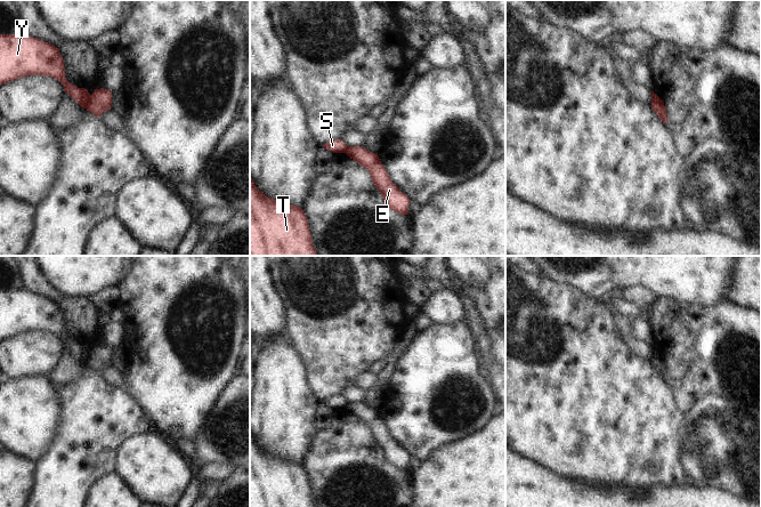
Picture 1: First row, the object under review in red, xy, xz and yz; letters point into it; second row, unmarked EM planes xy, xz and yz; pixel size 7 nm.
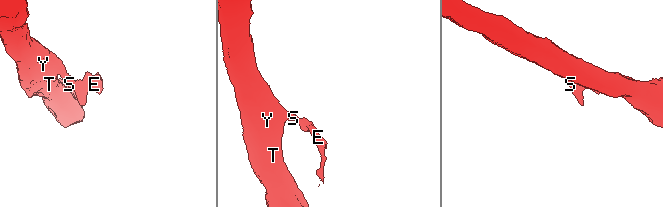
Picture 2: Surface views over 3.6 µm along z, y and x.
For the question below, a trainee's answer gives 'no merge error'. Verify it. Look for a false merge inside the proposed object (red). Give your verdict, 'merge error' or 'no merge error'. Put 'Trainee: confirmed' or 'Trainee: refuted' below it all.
merge error
Trainee: refuted

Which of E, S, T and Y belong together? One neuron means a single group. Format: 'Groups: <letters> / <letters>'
Groups: E / S T Y.

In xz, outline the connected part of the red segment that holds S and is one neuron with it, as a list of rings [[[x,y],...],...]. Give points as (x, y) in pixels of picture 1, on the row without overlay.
[[[342,395],[331,396],[322,402],[333,409],[345,409],[347,404],[347,401],[342,397]]]

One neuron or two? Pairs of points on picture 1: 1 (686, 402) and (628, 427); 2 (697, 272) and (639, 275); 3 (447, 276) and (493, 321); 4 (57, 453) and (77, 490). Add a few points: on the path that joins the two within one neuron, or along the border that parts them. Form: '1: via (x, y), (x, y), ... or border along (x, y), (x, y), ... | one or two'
1: border along (664, 381), (670, 387), (676, 404), (685, 415) | two
2: via (682, 272), (654, 272) | one
3: border along (467, 292), (484, 327) | two
4: via (64, 463), (65, 479), (67, 481) | one

